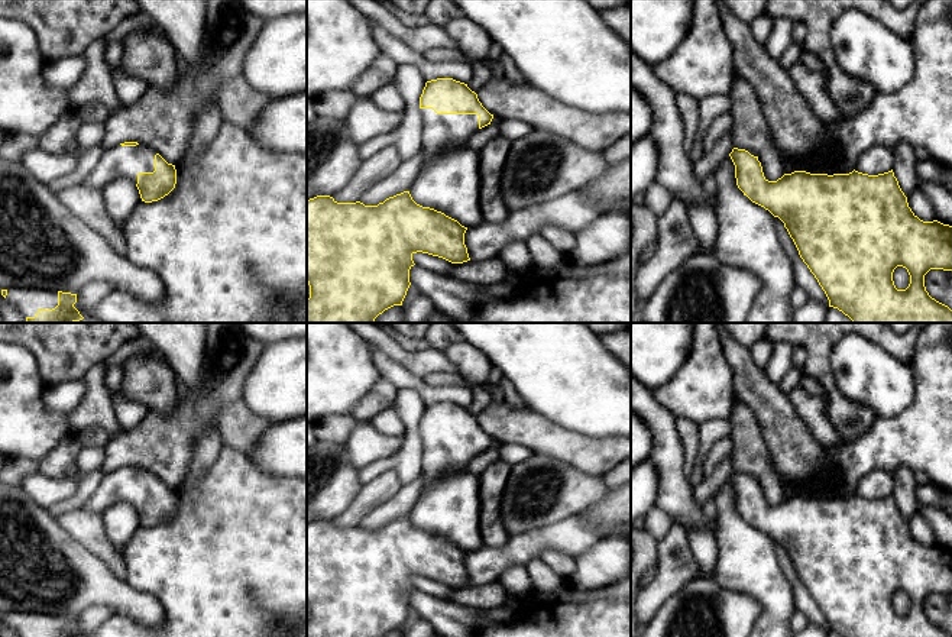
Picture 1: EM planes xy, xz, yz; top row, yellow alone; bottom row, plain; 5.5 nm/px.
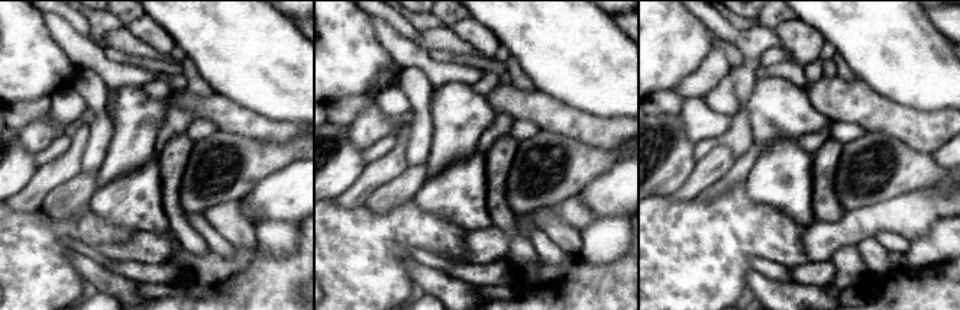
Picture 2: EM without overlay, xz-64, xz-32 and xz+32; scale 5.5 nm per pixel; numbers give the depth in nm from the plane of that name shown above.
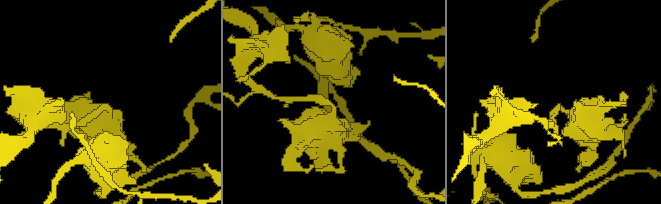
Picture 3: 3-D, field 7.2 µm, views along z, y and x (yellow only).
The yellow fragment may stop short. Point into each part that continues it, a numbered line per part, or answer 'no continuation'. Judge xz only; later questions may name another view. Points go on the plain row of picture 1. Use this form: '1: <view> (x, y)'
1: xz (440, 456)

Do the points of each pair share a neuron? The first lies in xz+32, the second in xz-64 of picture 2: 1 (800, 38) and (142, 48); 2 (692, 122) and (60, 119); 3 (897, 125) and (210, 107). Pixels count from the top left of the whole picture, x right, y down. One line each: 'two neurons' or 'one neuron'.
1: two neurons
2: two neurons
3: one neuron

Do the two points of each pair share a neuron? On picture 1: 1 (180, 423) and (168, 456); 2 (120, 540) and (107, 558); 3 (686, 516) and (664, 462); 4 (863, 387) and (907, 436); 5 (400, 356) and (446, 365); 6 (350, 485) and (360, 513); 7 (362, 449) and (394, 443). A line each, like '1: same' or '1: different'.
1: same
2: different
3: same
4: different
5: same
6: different
7: same

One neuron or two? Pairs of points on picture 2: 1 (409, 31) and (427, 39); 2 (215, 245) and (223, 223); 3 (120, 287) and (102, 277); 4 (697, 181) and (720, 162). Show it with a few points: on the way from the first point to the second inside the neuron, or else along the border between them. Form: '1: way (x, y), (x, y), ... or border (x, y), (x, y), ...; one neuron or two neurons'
1: way (413, 35), (423, 39); one neuron
2: border (201, 215), (233, 246); two neurons
3: way (116, 286), (106, 281); one neuron
4: way (702, 176), (714, 165); one neuron

